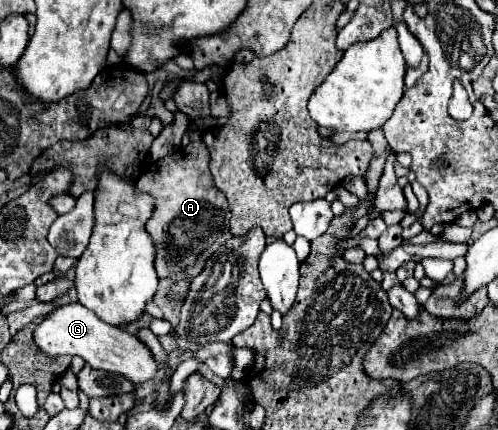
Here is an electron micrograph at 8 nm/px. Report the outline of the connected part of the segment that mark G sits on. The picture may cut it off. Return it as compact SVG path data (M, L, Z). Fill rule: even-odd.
M79 303L61 305L51 315L47 315L35 329L35 343L47 355L79 355L95 369L127 377L135 387L151 381L159 369L159 363L155 361L153 353L147 351L147 345L143 341L121 327L107 325Z

